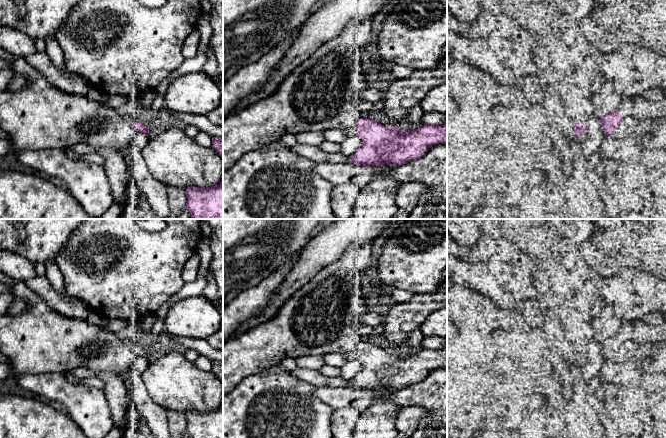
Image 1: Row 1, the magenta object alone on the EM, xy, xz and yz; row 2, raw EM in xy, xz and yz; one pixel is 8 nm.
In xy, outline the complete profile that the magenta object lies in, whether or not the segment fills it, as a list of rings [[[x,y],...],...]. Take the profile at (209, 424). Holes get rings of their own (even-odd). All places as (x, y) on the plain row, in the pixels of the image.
[[[223,403],[209,412],[190,410],[185,413],[190,438],[223,438]]]

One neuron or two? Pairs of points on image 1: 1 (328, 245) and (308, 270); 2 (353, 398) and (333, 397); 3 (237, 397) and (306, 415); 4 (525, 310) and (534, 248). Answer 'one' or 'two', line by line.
1: one
2: one
3: one
4: two

